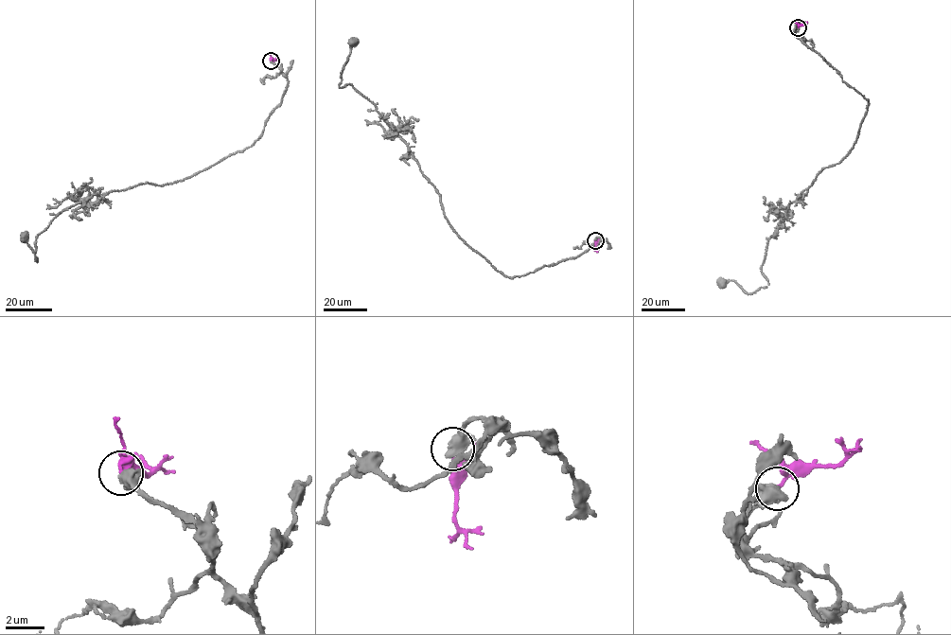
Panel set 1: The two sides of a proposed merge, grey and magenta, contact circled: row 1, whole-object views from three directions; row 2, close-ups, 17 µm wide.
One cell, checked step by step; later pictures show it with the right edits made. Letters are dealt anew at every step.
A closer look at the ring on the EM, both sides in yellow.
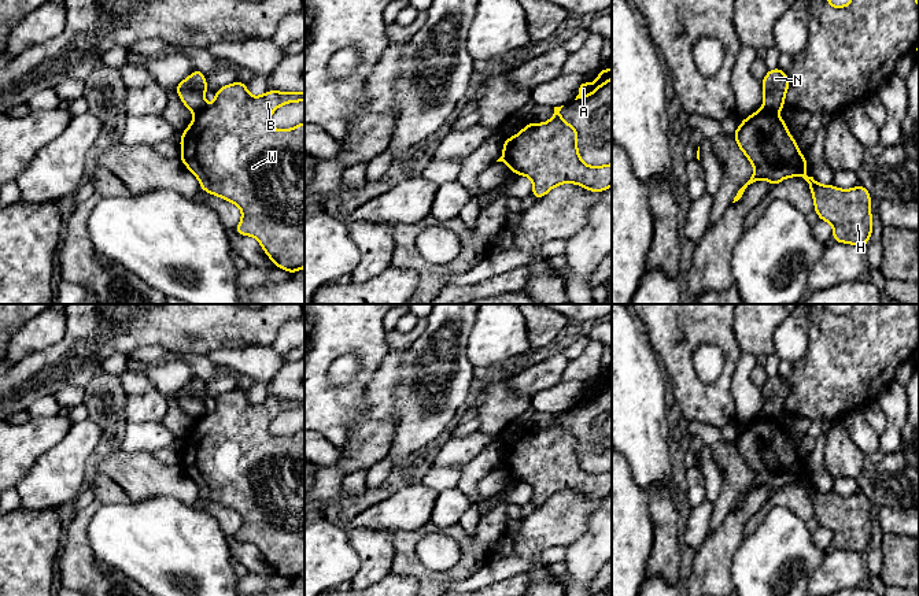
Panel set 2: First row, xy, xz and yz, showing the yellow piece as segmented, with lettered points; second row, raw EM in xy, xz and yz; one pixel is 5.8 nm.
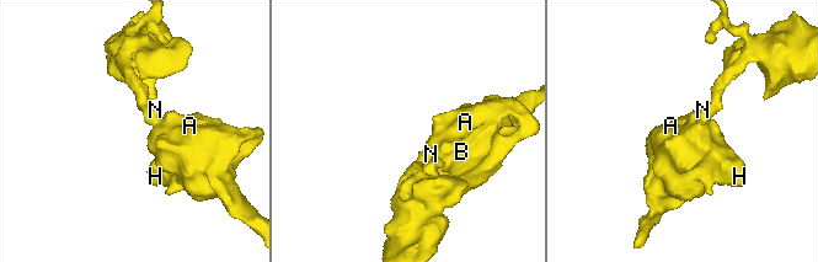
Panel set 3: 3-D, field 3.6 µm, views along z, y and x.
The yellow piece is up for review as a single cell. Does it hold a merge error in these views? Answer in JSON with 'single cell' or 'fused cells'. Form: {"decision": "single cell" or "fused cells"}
{"decision": "fused cells"}

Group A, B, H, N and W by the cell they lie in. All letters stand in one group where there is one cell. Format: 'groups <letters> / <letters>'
groups A B H W / N

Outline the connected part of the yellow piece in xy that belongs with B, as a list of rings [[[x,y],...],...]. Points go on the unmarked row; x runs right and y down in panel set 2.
[[[243,388],[224,392],[215,399],[215,408],[195,422],[180,445],[180,466],[196,482],[200,496],[240,514],[243,525],[235,540],[254,543],[274,573],[292,581],[305,574],[305,429],[276,437],[269,426],[280,412],[298,408],[305,408],[305,399],[267,397],[252,404]]]

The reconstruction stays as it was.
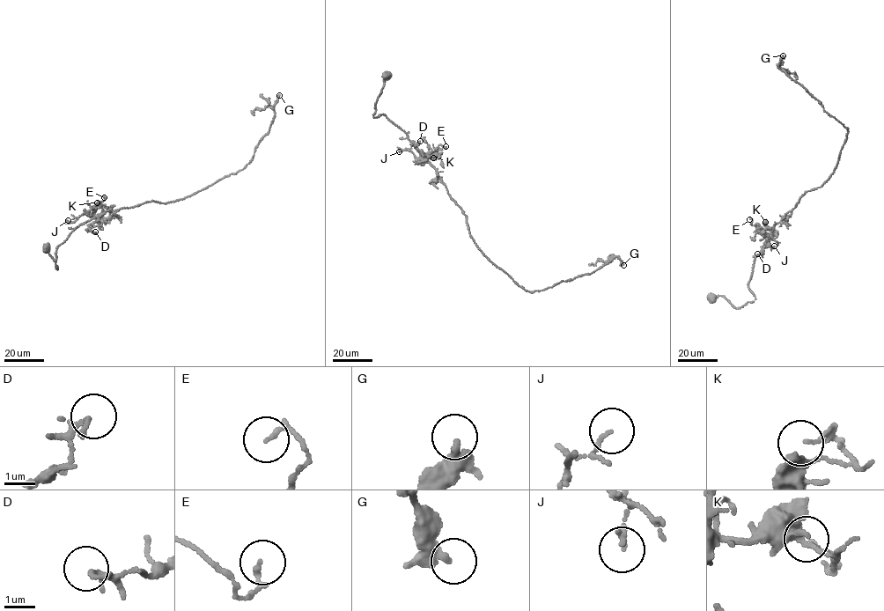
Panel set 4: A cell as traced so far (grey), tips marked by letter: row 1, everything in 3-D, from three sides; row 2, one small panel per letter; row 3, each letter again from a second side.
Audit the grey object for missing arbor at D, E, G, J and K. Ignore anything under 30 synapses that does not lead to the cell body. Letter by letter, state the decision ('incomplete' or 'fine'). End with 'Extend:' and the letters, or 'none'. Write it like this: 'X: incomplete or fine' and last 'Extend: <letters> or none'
D: fine
E: fine
G: fine
J: fine
K: fine
Extend: none

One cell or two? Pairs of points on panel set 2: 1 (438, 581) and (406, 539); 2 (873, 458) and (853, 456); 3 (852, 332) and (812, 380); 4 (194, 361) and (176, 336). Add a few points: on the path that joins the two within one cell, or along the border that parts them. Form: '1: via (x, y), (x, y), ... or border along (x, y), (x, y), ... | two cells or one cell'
1: via (425, 577), (406, 558), (406, 551) | one cell
2: border along (866, 455), (866, 466), (856, 478) | two cells
3: via (848, 344), (825, 367) | one cell
4: border along (174, 351), (206, 355) | two cells

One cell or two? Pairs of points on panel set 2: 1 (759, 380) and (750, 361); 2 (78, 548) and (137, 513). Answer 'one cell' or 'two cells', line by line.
1: two cells
2: two cells

